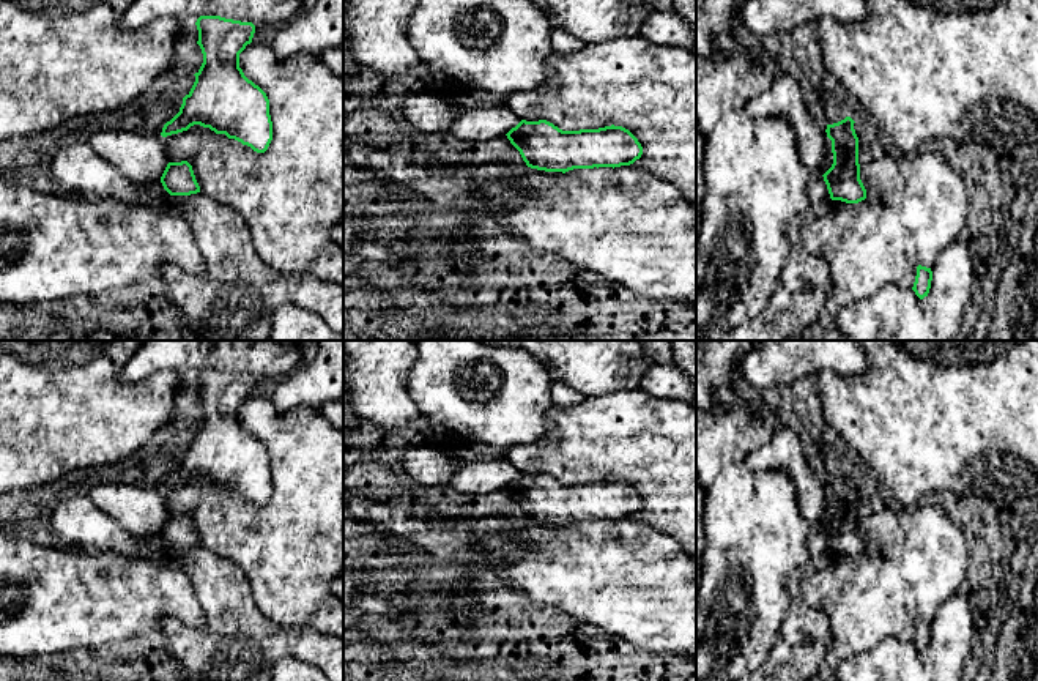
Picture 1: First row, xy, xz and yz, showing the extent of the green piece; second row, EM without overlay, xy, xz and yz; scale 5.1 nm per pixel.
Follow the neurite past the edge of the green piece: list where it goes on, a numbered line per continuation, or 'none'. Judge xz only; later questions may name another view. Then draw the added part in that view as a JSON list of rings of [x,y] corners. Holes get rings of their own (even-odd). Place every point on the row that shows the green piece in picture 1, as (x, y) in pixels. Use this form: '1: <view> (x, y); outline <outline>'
none

